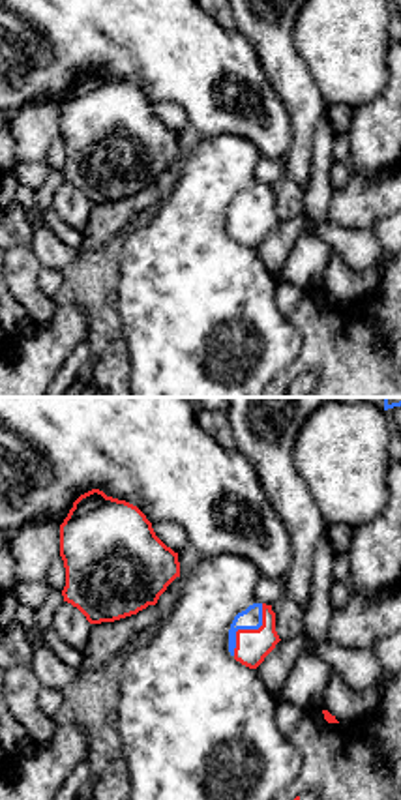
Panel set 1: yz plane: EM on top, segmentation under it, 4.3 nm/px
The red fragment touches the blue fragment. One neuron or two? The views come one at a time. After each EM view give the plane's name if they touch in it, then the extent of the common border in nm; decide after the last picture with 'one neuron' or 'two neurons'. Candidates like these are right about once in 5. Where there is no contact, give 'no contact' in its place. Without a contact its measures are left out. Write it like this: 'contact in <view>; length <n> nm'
contact in yz; length 260 nm

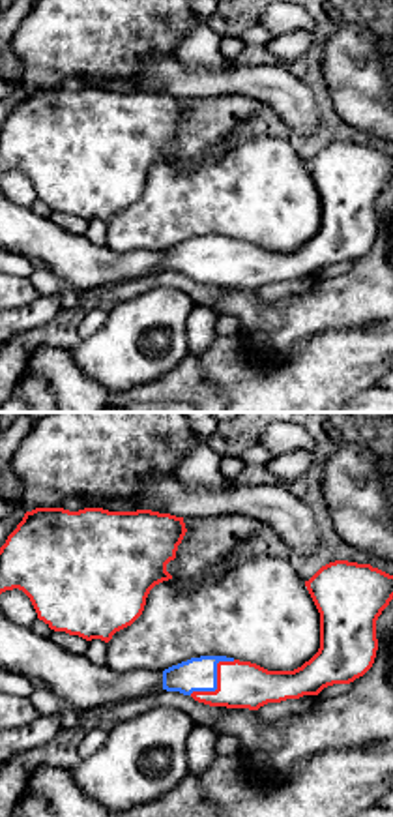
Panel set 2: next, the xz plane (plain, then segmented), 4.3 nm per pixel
contact in xz; length 240 nm

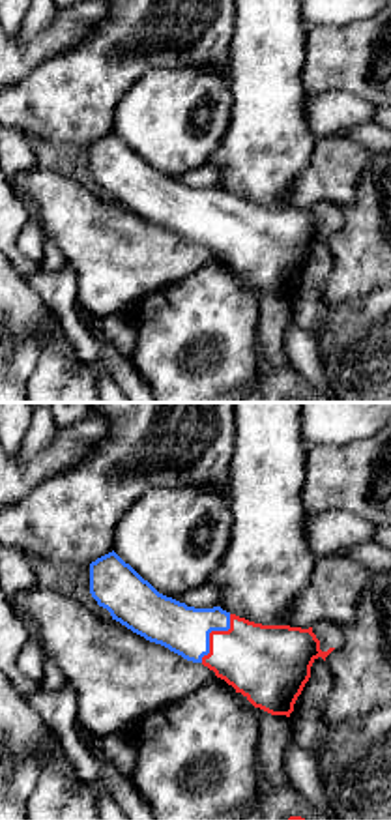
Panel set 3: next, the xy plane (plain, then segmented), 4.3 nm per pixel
contact in xy; length 240 nm

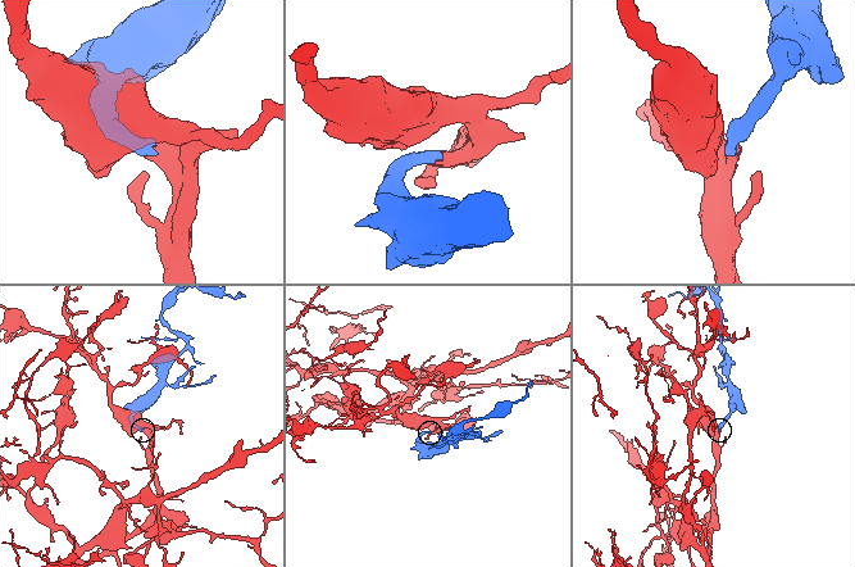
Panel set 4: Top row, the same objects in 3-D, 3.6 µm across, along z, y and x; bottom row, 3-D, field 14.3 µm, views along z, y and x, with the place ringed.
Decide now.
one neuron

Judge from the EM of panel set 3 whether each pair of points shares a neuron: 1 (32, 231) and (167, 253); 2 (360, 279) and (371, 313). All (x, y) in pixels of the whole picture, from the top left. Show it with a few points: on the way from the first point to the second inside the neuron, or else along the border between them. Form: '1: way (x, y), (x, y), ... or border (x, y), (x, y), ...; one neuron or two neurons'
1: border (38, 221), (47, 238); two neurons
2: border (371, 291), (348, 302), (330, 304); two neurons

